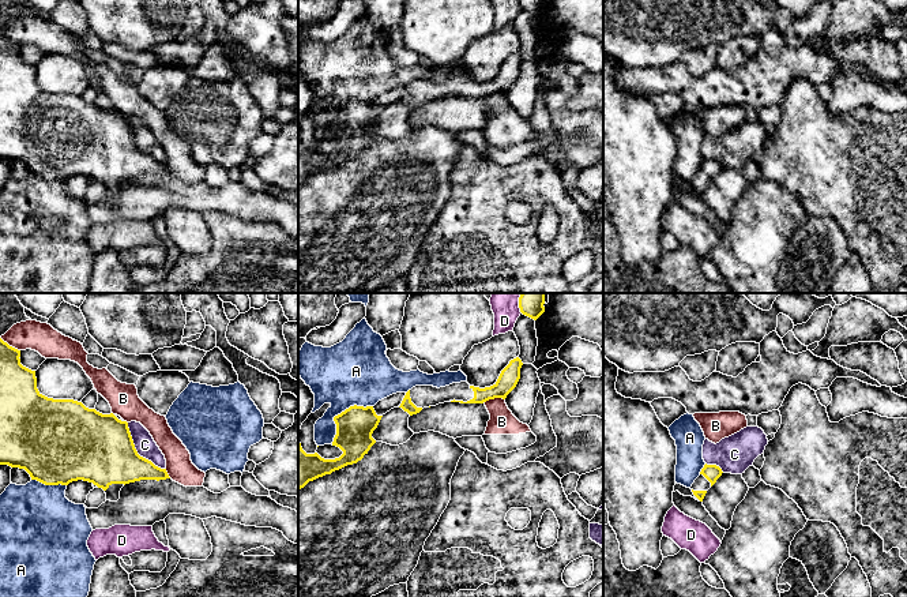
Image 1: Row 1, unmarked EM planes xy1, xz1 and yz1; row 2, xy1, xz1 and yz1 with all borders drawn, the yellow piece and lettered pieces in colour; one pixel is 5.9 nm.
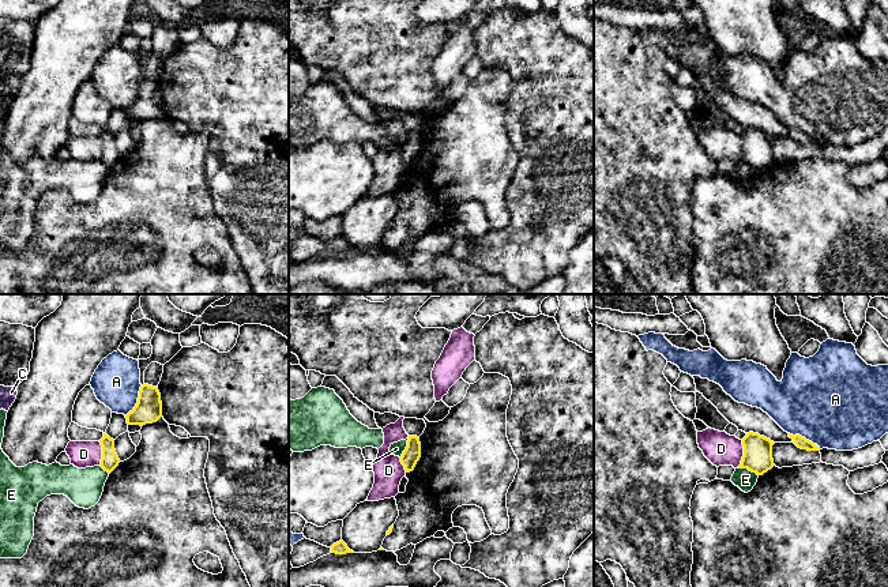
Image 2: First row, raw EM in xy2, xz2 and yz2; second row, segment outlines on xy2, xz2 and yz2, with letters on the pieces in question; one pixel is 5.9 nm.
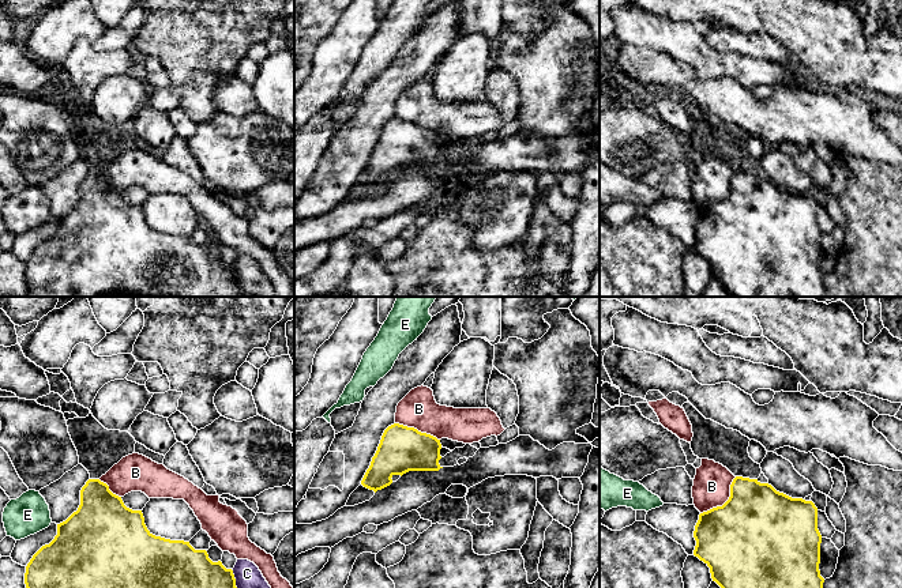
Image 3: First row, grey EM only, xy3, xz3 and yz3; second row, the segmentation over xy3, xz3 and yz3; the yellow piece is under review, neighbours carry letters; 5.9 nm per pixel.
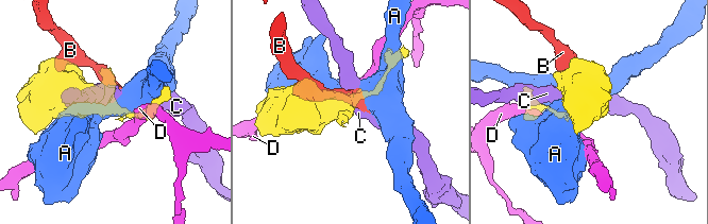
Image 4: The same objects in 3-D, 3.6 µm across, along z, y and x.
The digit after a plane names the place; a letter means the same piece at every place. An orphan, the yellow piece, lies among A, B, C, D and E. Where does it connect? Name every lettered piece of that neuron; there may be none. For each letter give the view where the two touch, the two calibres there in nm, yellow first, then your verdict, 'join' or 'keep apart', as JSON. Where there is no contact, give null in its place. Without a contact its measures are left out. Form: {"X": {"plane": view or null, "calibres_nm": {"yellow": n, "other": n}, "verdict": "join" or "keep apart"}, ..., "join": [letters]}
{"A": {"plane": "xz1", "calibres_nm": {"yellow": 220, "other": 380}, "verdict": "keep apart"}, "B": {"plane": "yz3", "calibres_nm": {"yellow": 500, "other": 220}, "verdict": "keep apart"}, "C": {"plane": "xy1", "calibres_nm": {"yellow": 400, "other": 120}, "verdict": "keep apart"}, "D": {"plane": "yz2", "calibres_nm": {"yellow": 180, "other": 190}, "verdict": "keep apart"}, "E": {"plane": "yz2", "calibres_nm": {"yellow": 180, "other": 120}, "verdict": "keep apart"}, "join": []}

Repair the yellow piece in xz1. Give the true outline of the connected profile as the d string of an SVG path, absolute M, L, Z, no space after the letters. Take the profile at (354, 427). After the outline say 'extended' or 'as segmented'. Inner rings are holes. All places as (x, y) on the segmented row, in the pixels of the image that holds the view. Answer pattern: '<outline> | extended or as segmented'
M350 406L334 417L336 435L332 446L343 454L335 459L324 459L317 453L306 454L300 443L298 433L298 489L325 474L331 474L347 465L357 463L376 443L372 438L383 416L377 416L373 406Z | as segmented

